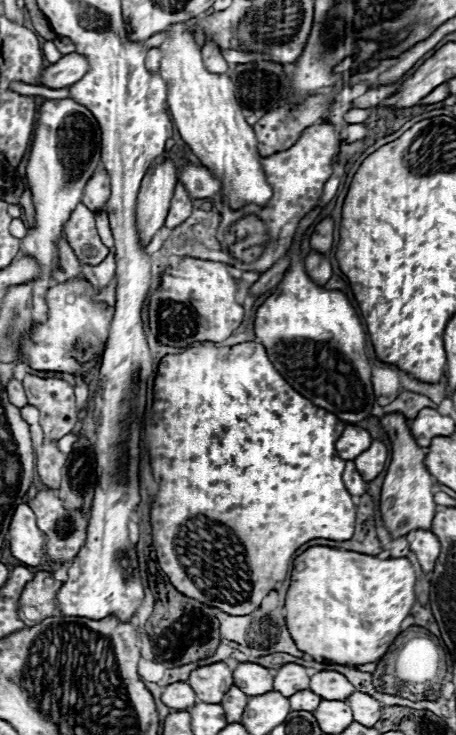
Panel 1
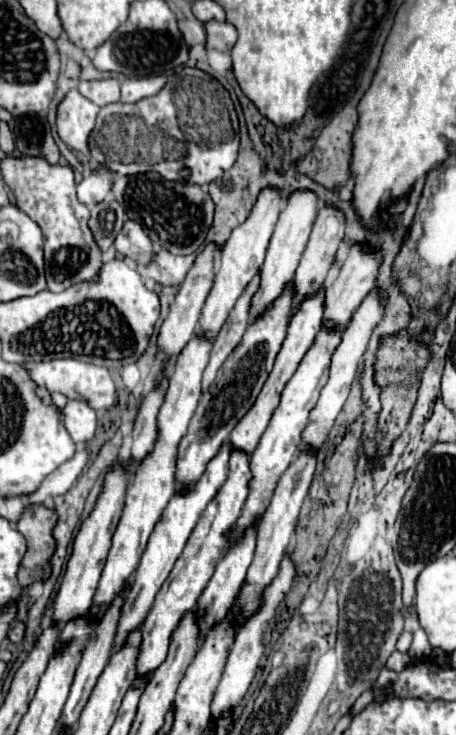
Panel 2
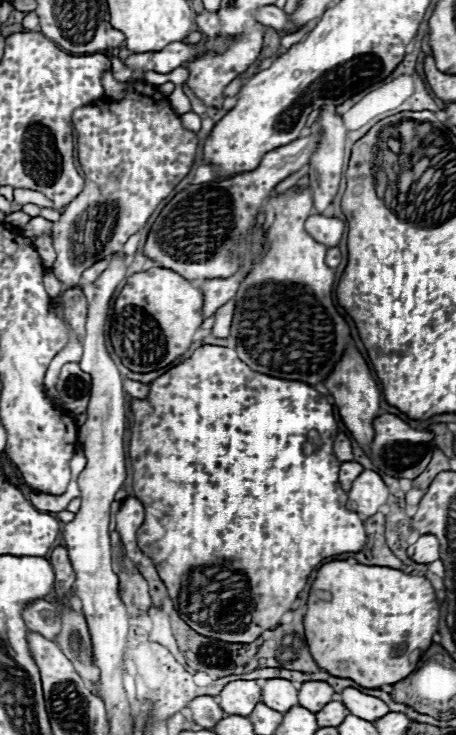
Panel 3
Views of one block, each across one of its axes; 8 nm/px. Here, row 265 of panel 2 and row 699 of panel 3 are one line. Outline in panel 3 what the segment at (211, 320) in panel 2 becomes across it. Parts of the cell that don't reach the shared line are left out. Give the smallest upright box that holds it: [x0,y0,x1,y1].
[218,680,262,716]

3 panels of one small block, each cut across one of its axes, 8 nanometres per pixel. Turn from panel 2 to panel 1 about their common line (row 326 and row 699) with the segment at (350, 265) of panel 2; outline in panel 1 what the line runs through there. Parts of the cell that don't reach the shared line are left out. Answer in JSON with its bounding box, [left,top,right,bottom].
[310,670,354,700]

